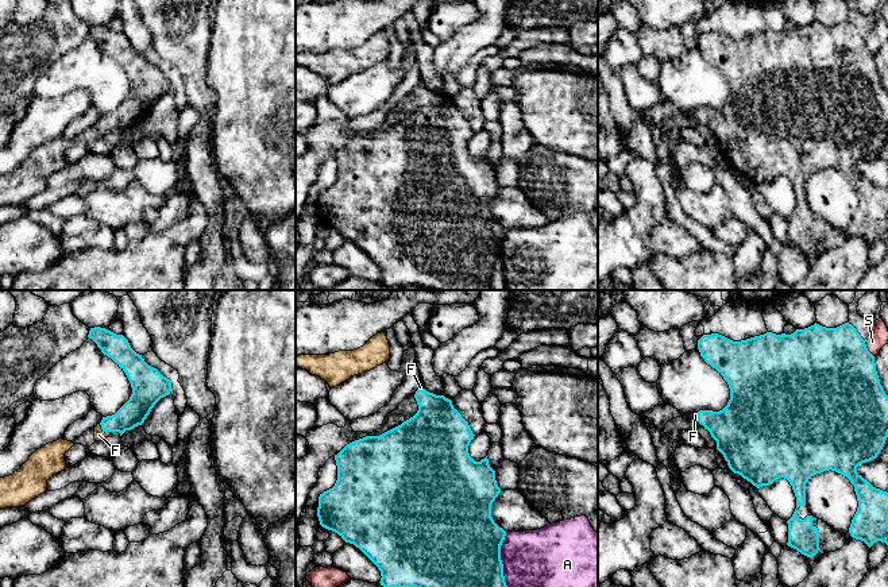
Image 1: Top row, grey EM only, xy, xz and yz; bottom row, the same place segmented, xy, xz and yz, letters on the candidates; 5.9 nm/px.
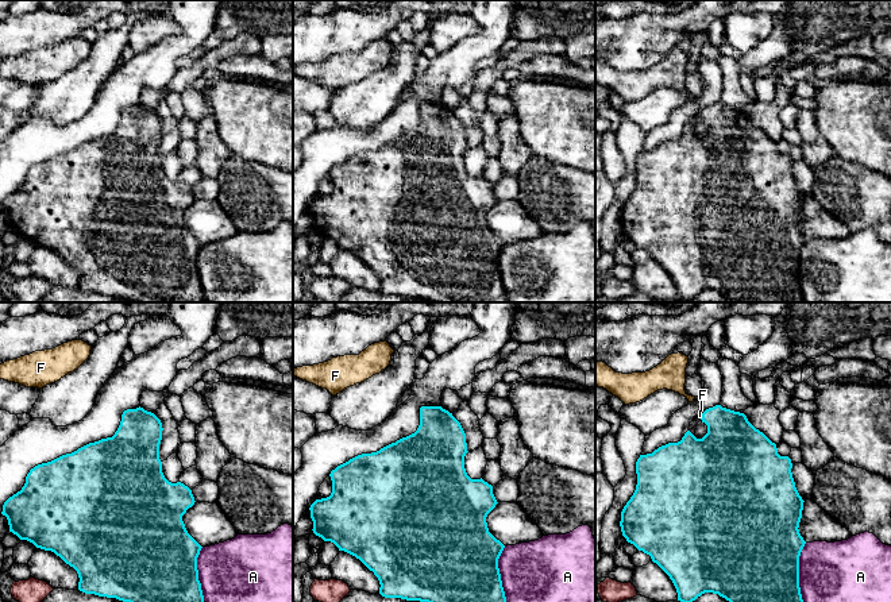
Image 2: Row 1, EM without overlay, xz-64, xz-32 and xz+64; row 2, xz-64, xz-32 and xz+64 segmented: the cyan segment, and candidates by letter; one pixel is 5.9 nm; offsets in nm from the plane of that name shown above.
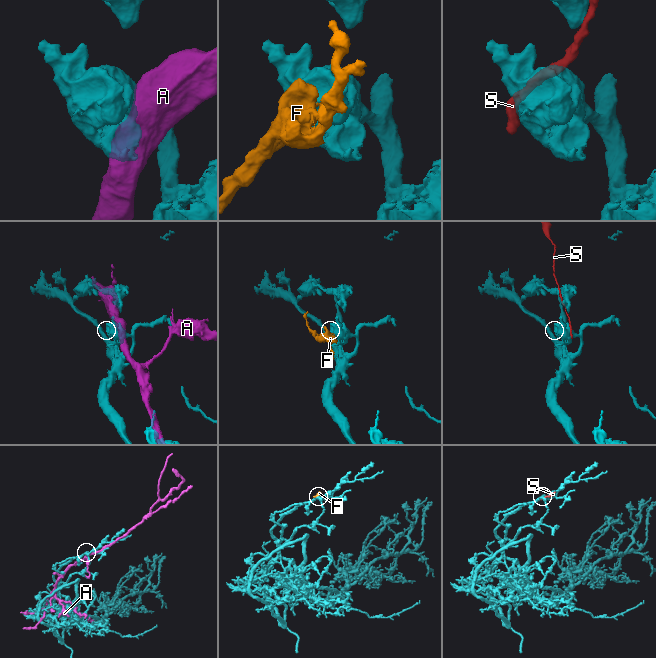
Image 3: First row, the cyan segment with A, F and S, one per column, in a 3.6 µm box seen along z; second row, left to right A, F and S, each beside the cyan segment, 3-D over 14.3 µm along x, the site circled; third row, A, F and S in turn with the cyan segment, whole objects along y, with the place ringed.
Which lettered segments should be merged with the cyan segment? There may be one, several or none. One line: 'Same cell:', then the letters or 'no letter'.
Same cell: F

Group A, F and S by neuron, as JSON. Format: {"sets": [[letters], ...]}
{"sets": [["A"], ["F"], ["S"]]}

